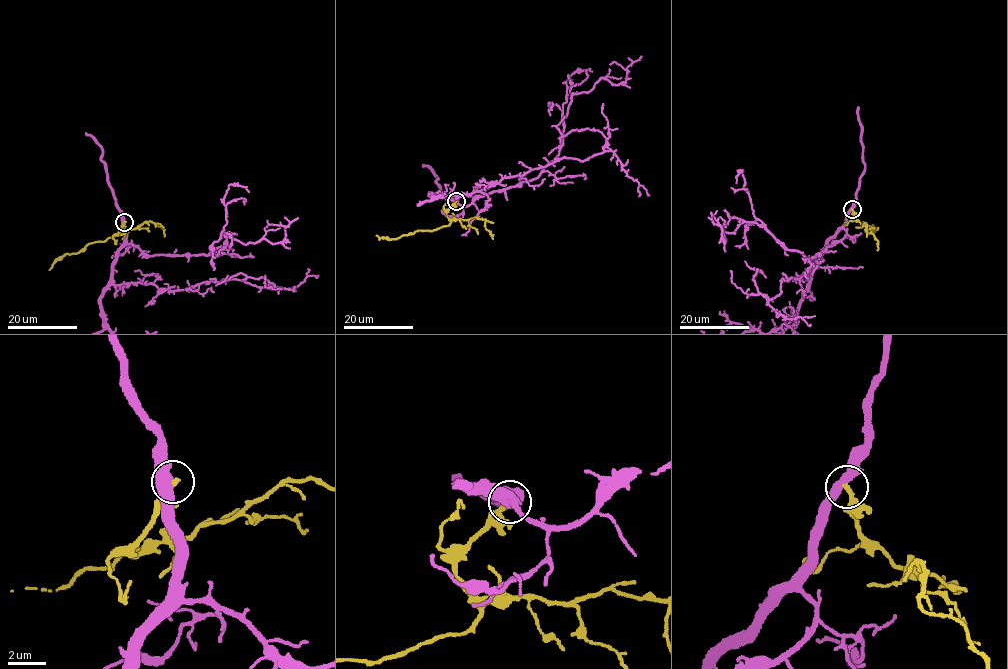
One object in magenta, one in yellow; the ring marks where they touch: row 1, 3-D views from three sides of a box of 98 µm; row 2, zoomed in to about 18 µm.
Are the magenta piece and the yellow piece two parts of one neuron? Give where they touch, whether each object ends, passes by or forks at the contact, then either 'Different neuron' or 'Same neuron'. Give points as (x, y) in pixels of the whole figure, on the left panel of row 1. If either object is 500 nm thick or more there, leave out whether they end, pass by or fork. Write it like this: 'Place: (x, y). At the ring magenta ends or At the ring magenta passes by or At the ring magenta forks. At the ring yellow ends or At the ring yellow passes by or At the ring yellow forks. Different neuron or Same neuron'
Place: (124, 222). At the ring magenta passes by. At the ring yellow ends. Different neuron

